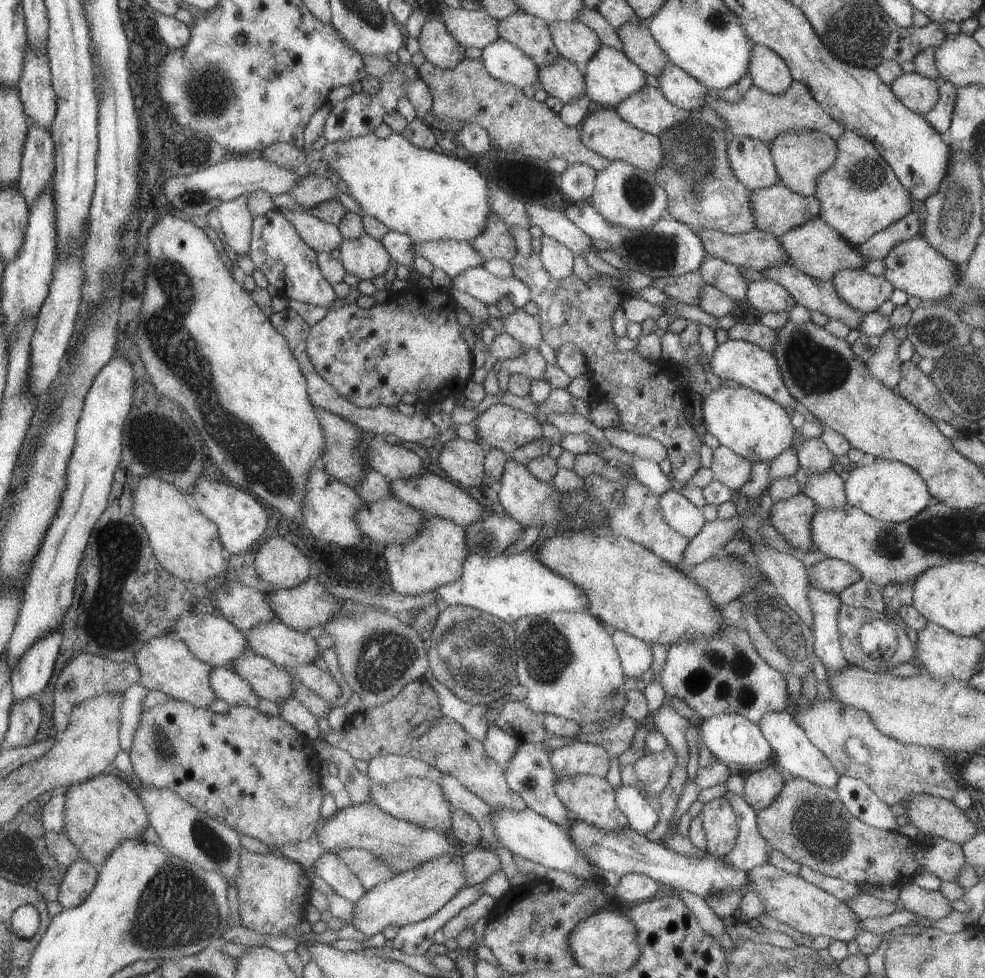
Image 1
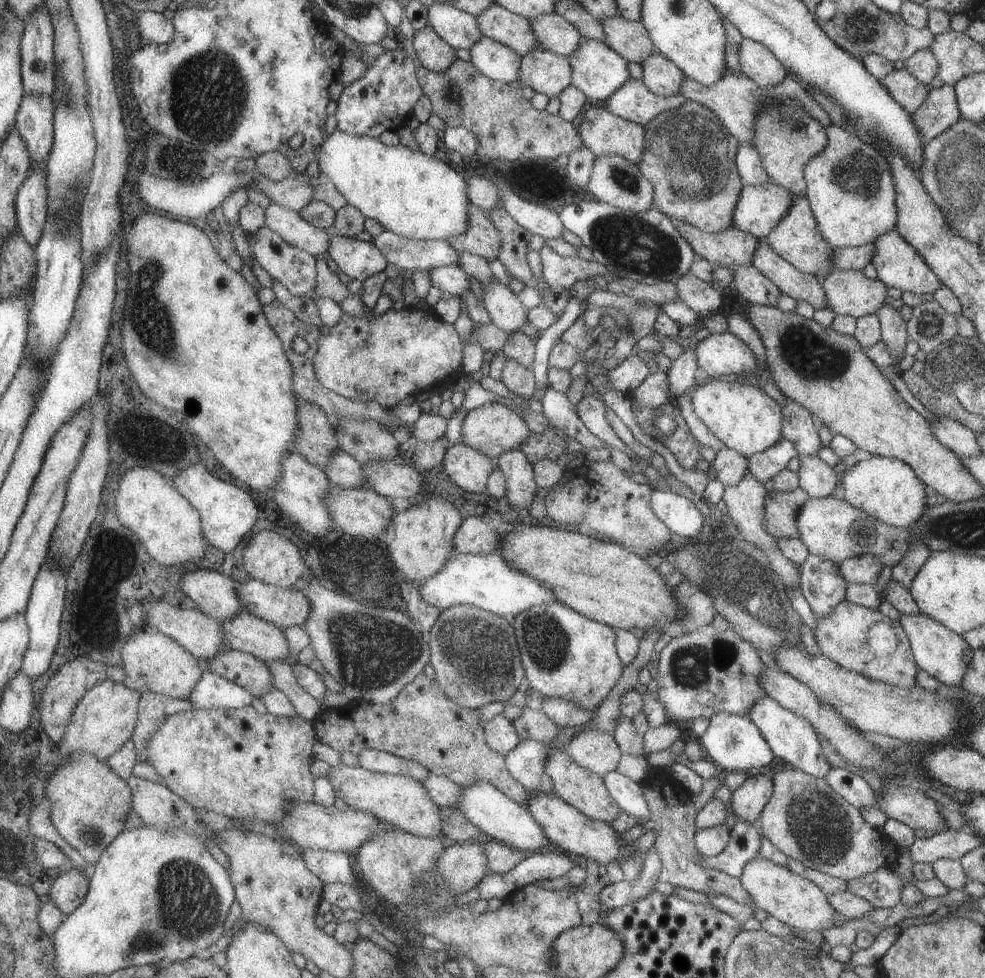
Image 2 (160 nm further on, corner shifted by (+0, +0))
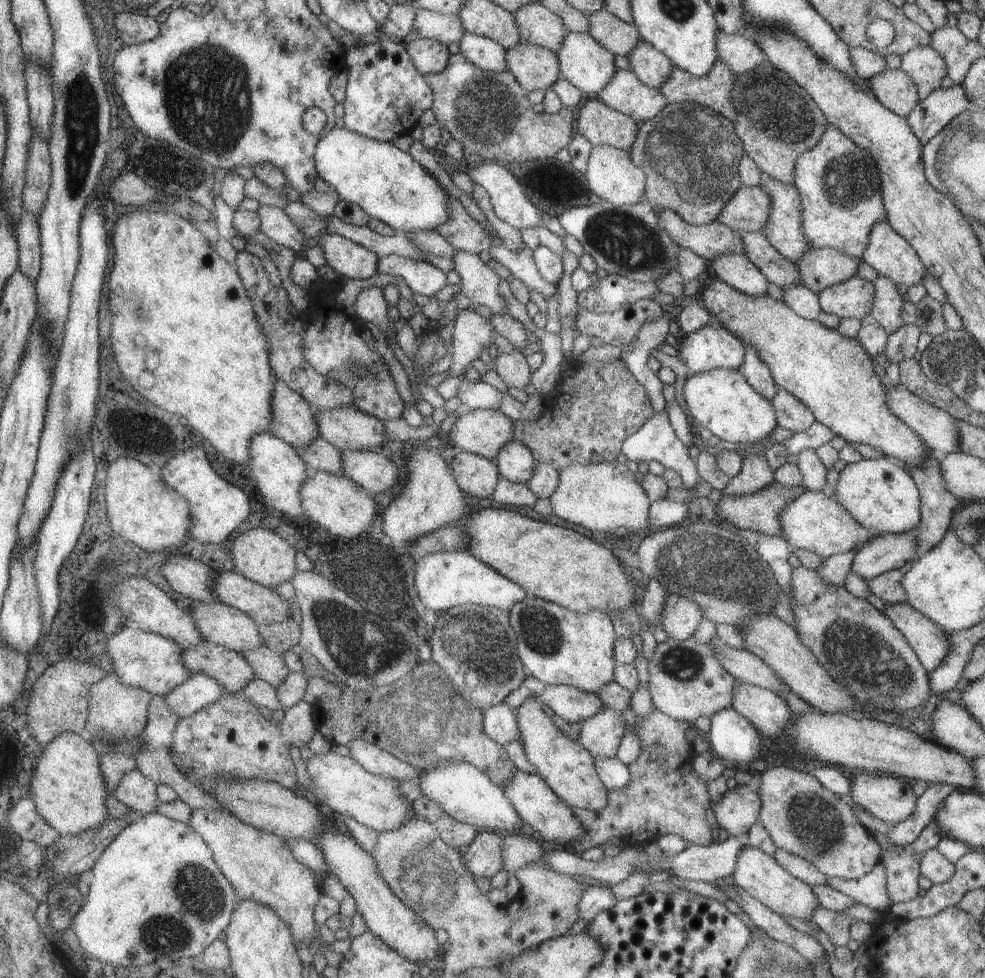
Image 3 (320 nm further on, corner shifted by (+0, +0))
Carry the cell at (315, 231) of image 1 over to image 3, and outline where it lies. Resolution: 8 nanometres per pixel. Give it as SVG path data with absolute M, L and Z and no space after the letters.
M260 205L255 214L260 221L260 232L265 234L269 240L297 254L301 252L303 242L307 242L307 239L281 208Z

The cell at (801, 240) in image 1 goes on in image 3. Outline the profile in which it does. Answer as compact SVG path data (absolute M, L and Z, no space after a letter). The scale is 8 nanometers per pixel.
M763 173L759 182L759 188L763 188L769 194L771 200L771 210L769 210L769 218L763 226L763 234L769 245L779 252L788 262L795 263L803 252L807 252L811 246L807 244L805 236L803 236L803 228L801 227L801 202L799 202L799 192L792 184L781 184L777 180L773 180L766 173Z

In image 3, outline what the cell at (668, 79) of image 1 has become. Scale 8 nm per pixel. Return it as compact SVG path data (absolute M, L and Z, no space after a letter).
M639 39L634 48L625 56L633 72L641 84L653 90L659 90L659 86L669 78L669 72L673 68L671 60L661 52L651 47L651 44Z

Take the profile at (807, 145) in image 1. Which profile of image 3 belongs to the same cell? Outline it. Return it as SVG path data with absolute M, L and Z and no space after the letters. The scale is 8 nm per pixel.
M766 59L755 70L735 75L731 86L731 104L737 110L732 122L742 142L744 155L749 156L756 168L781 184L793 184L795 160L799 154L813 148L827 126L807 92L797 86L785 72L774 68Z

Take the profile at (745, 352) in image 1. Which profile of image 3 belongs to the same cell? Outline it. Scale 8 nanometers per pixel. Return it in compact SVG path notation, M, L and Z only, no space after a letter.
M703 326L697 332L681 334L676 350L690 374L713 368L738 370L744 357L744 345L733 332L721 326Z

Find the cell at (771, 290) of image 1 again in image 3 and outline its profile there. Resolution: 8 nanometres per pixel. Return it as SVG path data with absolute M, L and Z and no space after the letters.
M719 254L709 262L710 272L738 292L748 296L765 296L768 281L744 254Z

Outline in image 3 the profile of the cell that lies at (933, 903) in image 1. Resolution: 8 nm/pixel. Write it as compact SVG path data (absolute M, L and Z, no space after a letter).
M934 822L925 826L915 841L907 844L903 849L891 845L886 834L874 833L872 838L884 848L881 863L886 873L886 892L891 904L901 903L918 897L918 863L920 856L932 847L936 847L940 840L938 827Z

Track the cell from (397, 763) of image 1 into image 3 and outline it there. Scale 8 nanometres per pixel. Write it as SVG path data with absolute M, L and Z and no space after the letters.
M361 738L351 740L347 748L350 753L349 756L370 774L397 781L409 780L419 776L417 768L398 760L390 753L380 750L377 746L373 746Z

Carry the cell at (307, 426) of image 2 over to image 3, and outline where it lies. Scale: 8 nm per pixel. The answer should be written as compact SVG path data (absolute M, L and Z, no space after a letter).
M278 379L271 398L269 432L295 450L309 446L319 436L315 409L305 398Z

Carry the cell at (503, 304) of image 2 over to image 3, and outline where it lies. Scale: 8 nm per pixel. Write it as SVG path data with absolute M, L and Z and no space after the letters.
M455 251L449 259L453 262L453 271L461 279L459 290L471 304L479 305L484 312L495 316L507 314L497 293L499 278L477 254Z

